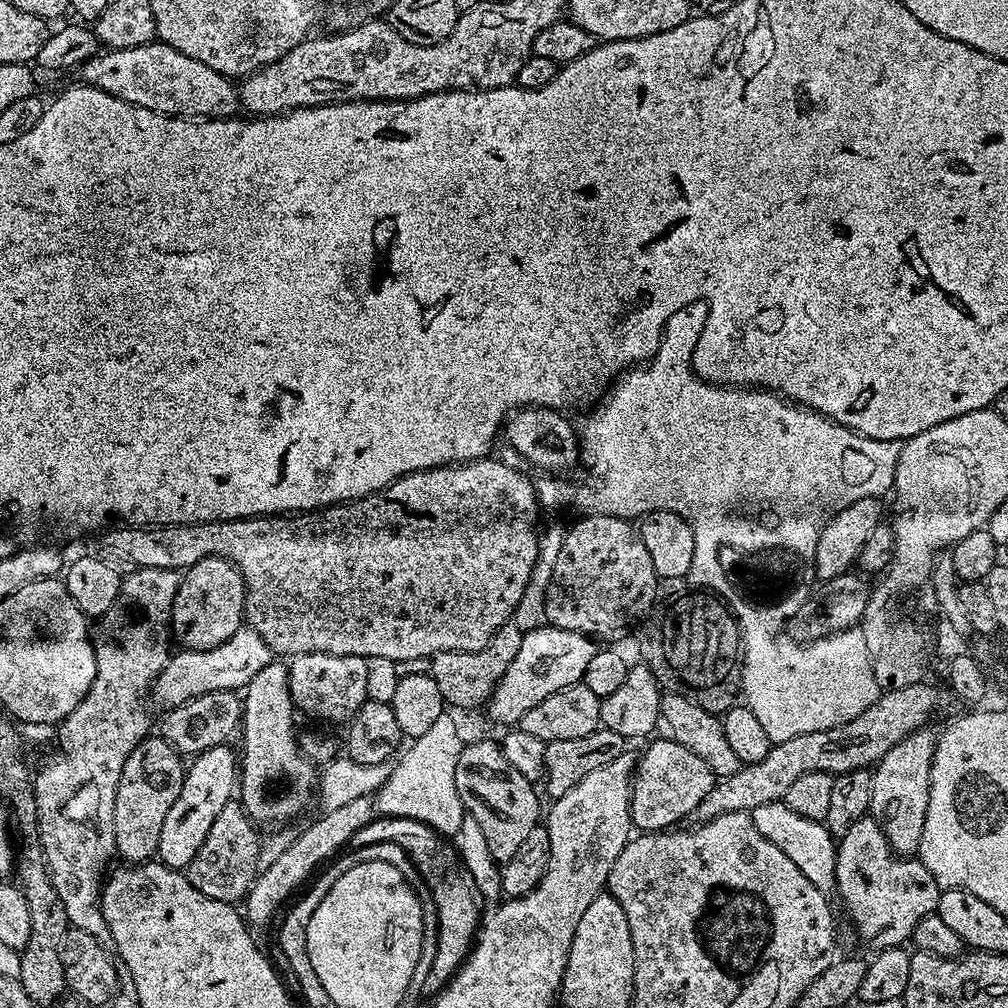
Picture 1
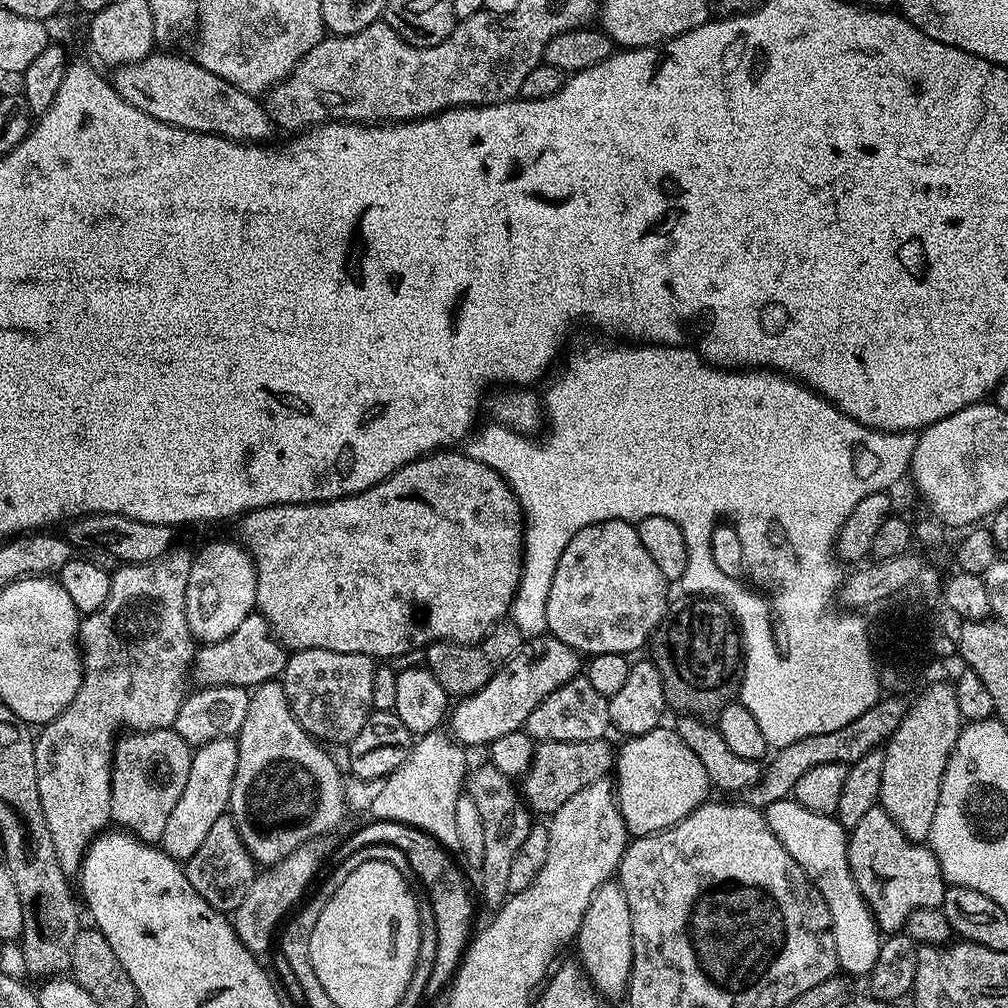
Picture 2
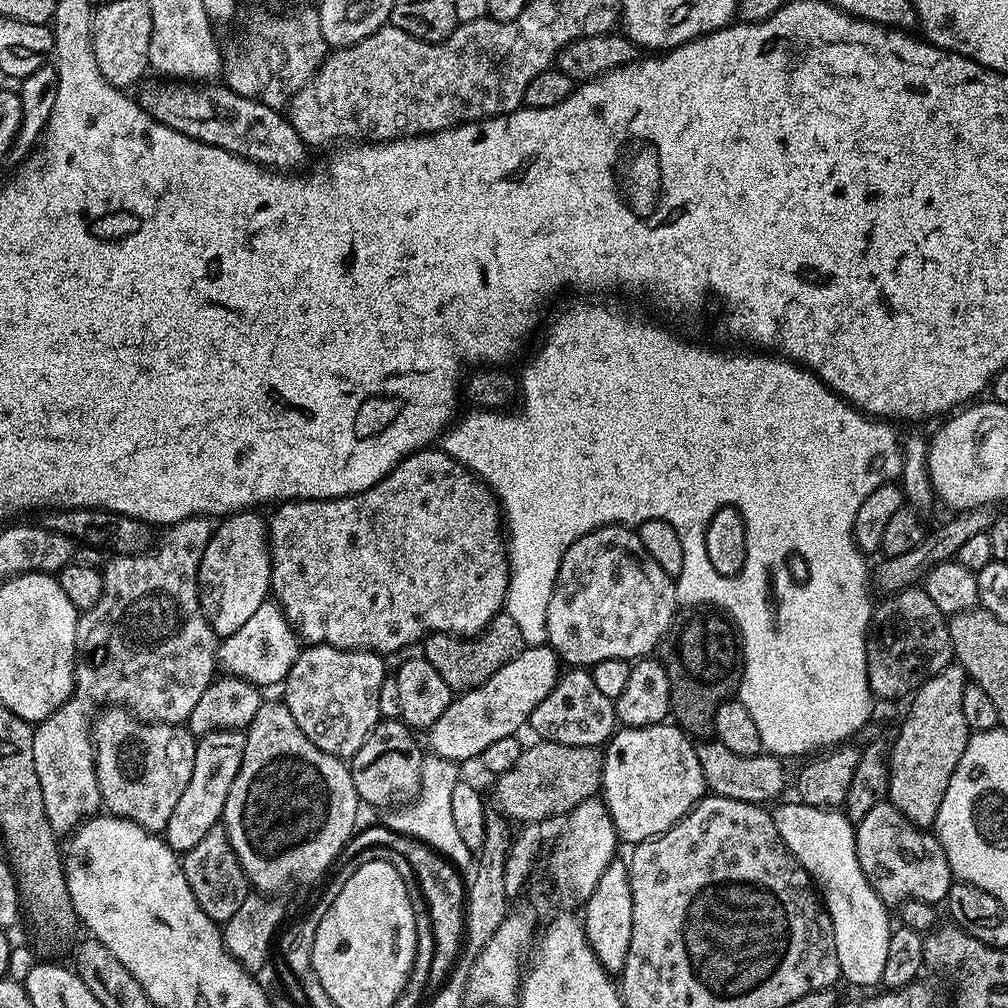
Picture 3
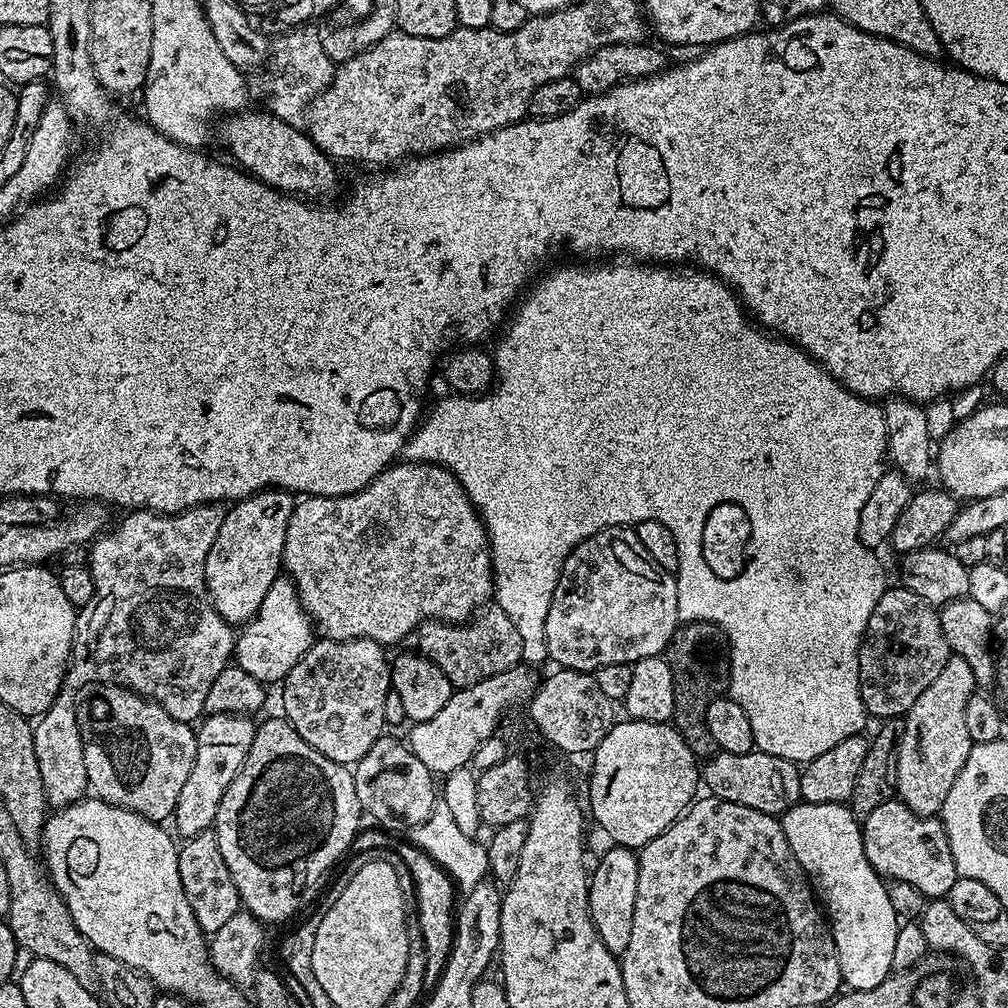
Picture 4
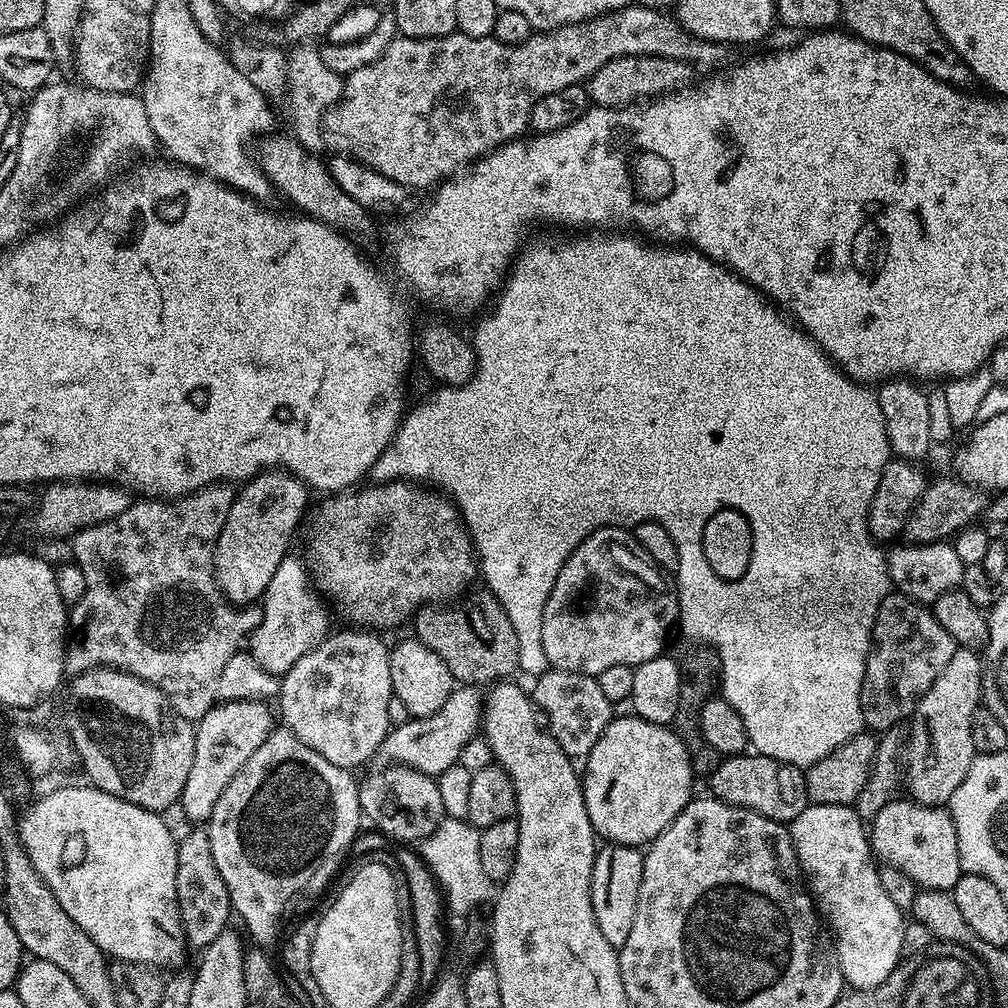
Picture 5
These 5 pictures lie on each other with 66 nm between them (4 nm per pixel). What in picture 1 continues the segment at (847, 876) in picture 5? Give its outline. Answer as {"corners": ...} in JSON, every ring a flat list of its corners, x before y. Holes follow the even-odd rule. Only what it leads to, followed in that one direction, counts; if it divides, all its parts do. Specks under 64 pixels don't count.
{"corners":[[783,800,754,806,750,815,758,834,774,842,774,846,778,846,778,850,782,850,782,854,786,854,786,858,790,858,790,862,794,862,794,866,798,866,798,870,802,870,802,874,806,874,806,878,818,886,818,890,828,894,835,889,837,841,823,822,794,814,794,810,790,810,790,806,786,806]]}

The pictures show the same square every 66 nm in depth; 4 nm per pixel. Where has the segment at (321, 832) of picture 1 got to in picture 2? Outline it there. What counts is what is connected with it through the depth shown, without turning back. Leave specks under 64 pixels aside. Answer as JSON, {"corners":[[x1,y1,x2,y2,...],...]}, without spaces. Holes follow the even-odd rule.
{"corners":[[323,839,312,840,298,850,294,850,282,862,267,867,257,875,246,898,242,898,242,906,238,906,230,916,232,928,236,931,242,946,246,946,246,950,263,954,271,944,273,947,274,937,282,921,301,903,302,897,309,891,308,883,312,879,313,881,317,879,316,871,319,870,324,855,330,852,330,848,324,843]]}

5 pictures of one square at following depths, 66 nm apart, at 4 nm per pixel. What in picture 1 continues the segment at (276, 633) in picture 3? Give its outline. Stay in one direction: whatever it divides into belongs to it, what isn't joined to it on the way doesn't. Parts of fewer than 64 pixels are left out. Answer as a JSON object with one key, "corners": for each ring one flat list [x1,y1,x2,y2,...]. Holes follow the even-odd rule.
{"corners":[[242,626,233,634,233,636,226,638,226,642,222,642,210,650,177,651,175,655,169,659,168,665,156,675,156,681,152,684,150,696,155,703,157,700,157,702,161,704,161,709,167,710,169,708,182,706,186,702,190,702,202,694,244,690,250,680,254,678,254,674,265,669,267,664,273,660,274,653,270,650,270,646,266,646,266,642,262,642,260,635,258,635,253,628]]}

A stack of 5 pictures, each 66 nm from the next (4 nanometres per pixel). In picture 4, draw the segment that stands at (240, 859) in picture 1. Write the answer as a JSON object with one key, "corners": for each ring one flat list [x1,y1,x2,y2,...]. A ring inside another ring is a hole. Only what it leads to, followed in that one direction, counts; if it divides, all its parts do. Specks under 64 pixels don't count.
{"corners":[[215,831,189,836,183,843,178,848,178,874,182,878,182,890,190,902,190,910,194,910,194,918,198,918,205,934,222,930,222,925,229,918,234,918,242,905,234,878,230,878,230,870,226,870,226,862,222,862,222,850,218,850]]}

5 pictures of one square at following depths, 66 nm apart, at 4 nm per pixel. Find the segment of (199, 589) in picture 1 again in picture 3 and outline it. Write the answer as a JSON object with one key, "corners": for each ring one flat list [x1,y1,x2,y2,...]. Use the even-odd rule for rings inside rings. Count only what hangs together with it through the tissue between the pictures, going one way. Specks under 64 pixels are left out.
{"corners":[[245,510,233,512,231,516,223,517,220,524,211,529,208,545,202,554,202,562,198,570,200,583,200,605,204,608,204,617,216,631,217,637,223,638,234,634,234,630,242,630,242,626,258,606,269,599,272,587,272,553,268,550,268,526,265,517,259,516,259,511]]}

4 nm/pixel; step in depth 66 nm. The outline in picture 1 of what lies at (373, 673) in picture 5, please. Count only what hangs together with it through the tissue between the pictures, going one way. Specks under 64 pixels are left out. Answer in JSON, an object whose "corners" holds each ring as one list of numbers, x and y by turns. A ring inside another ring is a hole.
{"corners":[[302,654,291,657,287,667,290,694,295,704,295,711,300,714,305,712,312,720,325,720,328,724,340,724,340,726,347,725,368,699,365,657]]}

